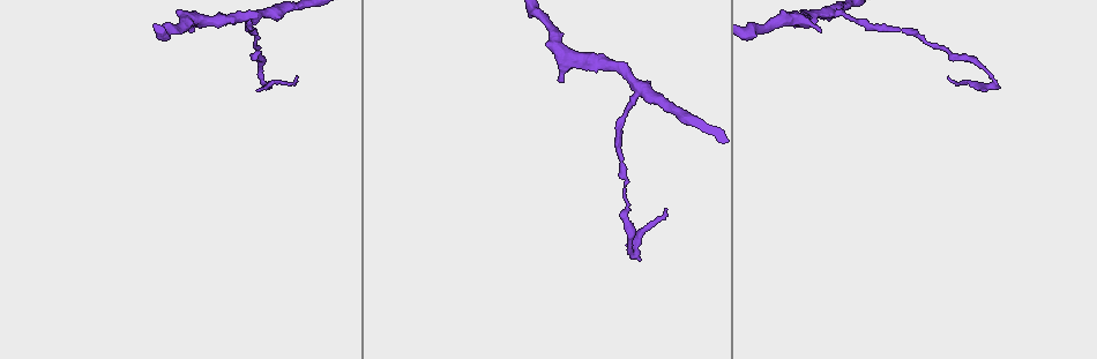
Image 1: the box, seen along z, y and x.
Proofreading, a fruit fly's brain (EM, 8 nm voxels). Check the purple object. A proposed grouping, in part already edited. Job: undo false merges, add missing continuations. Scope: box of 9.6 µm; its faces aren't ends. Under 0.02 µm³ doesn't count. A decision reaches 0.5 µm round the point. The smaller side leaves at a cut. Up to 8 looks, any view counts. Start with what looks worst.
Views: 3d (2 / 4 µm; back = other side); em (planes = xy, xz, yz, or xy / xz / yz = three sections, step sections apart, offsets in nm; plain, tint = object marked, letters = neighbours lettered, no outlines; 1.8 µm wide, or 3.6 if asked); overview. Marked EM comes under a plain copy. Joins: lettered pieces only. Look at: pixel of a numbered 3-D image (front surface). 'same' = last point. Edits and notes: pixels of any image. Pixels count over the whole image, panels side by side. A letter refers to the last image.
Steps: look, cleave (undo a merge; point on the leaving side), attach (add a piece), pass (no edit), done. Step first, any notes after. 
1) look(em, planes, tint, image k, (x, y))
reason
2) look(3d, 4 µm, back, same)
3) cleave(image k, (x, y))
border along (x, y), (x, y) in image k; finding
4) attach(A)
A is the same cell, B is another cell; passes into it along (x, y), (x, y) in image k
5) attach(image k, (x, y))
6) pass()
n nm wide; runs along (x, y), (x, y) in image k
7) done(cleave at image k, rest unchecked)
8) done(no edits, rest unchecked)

look(em, yz, step 8, tint, image 1, (192, 32))
an open end

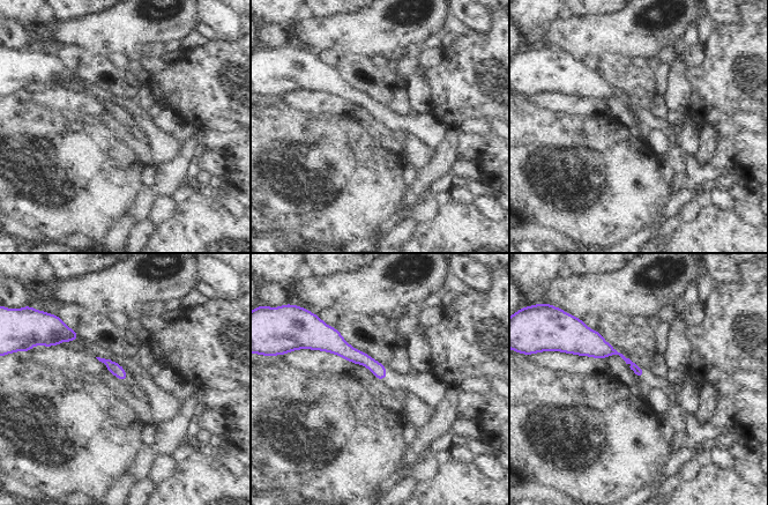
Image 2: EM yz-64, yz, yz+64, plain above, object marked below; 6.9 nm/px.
look(em, planes, letters, same)
cut it another way

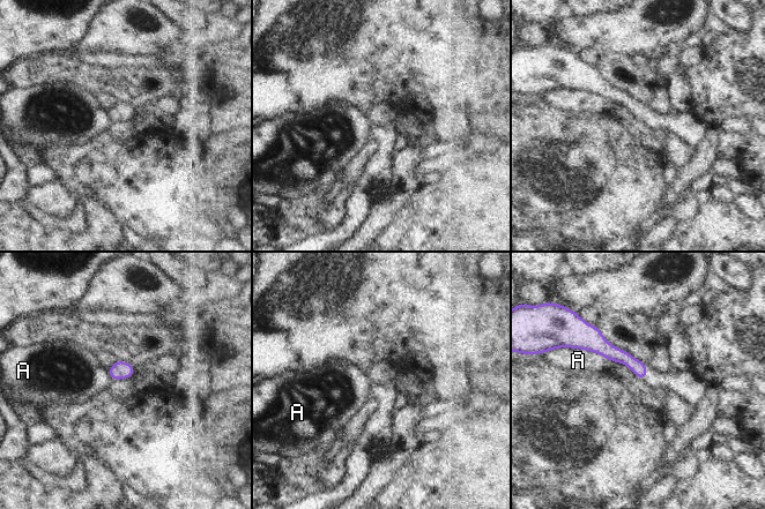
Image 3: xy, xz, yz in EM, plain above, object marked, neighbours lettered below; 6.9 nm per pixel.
pass()
A is another cell; border along (567, 346), (591, 350), (614, 361) in image 3; none of them fits

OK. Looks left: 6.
look(em, 3.6 µm, yz, step 16, tint, image 1, (635, 87))
three arms meet

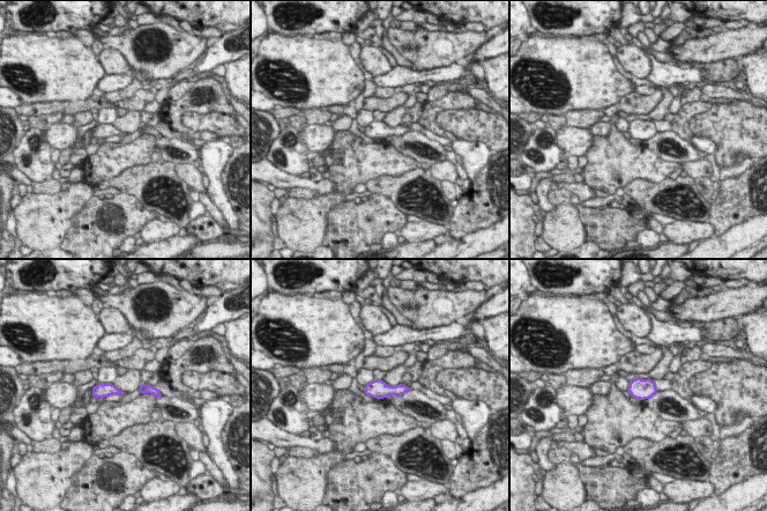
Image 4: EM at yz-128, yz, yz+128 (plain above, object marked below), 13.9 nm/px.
look(em, 3.6 µm, planes, letters, same)

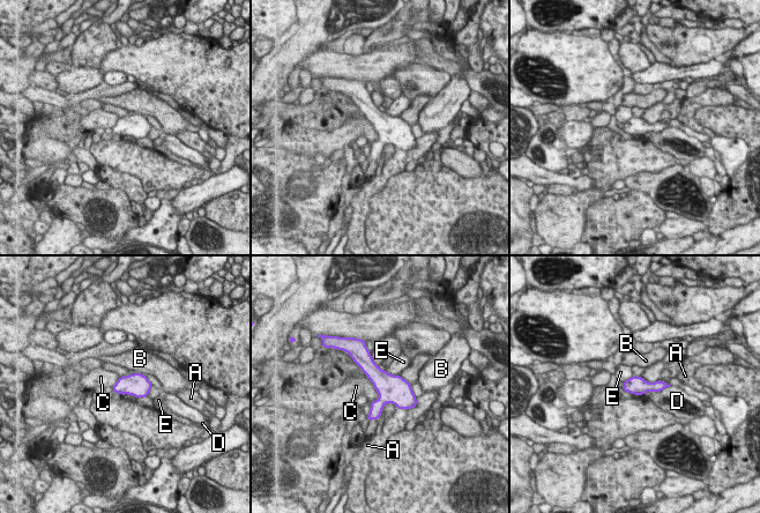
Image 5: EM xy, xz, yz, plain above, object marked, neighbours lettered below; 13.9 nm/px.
pass()
C touches over 600 nm; A, B, C, D and E are other cells; border along (356, 364), (371, 381), (378, 400) in image 5; continuous, no second neuron

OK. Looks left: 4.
look(3d, 4 µm, image 1, (947, 76))
free end

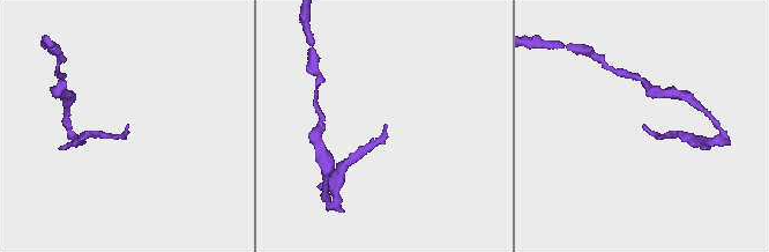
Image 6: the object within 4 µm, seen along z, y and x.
look(em, xz, step 8, letters, image 6, (643, 126))
shape alone is not enough

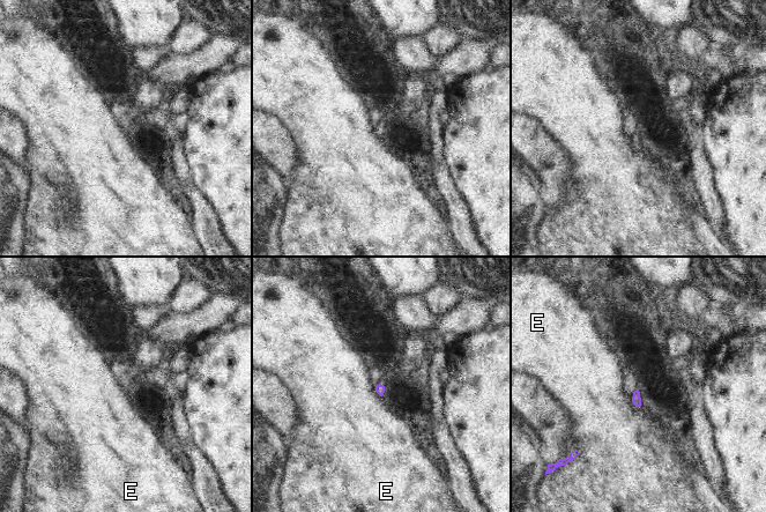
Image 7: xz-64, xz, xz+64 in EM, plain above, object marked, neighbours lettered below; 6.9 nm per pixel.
look(em, planes, letters, same)
cut it another way

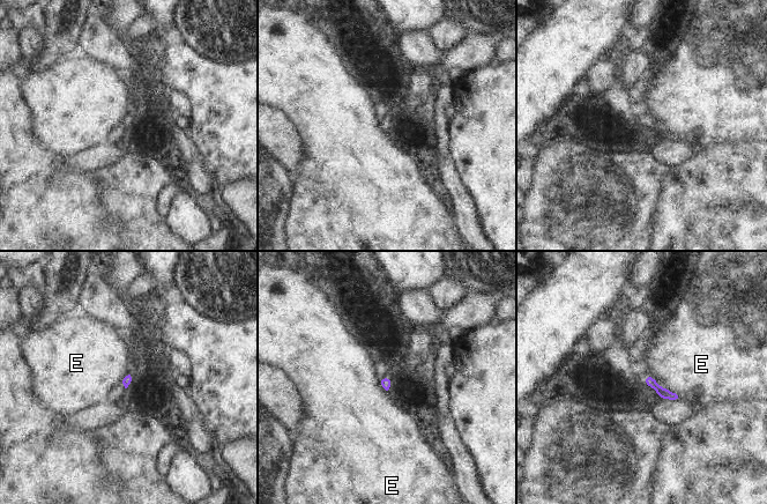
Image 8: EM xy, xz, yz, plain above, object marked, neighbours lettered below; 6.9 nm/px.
pass()
E touches over 140 nm; E is another cell; border along (662, 386), (672, 391), (678, 397) in image 8; none of them fits

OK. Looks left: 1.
done(no edits, rest unchecked)

